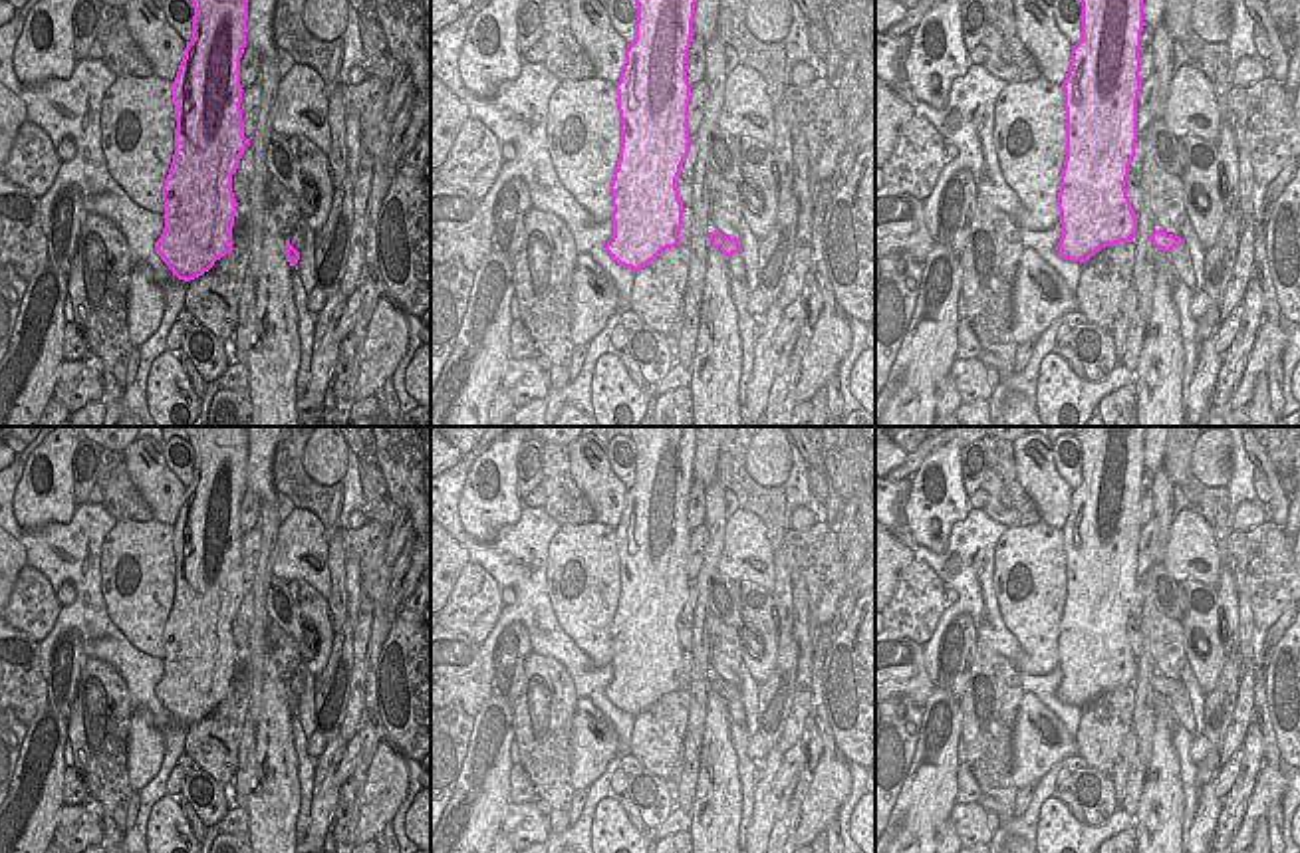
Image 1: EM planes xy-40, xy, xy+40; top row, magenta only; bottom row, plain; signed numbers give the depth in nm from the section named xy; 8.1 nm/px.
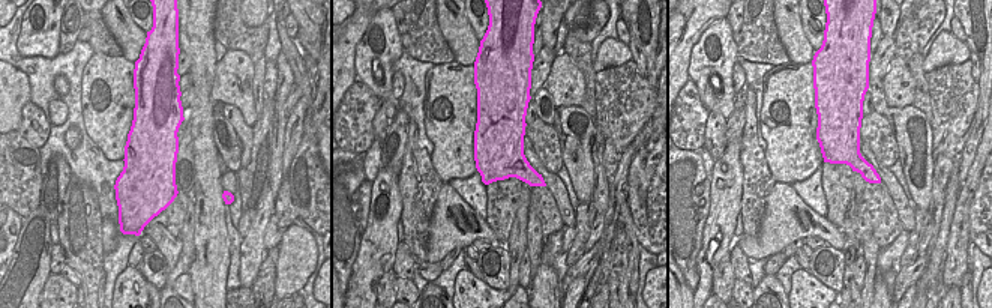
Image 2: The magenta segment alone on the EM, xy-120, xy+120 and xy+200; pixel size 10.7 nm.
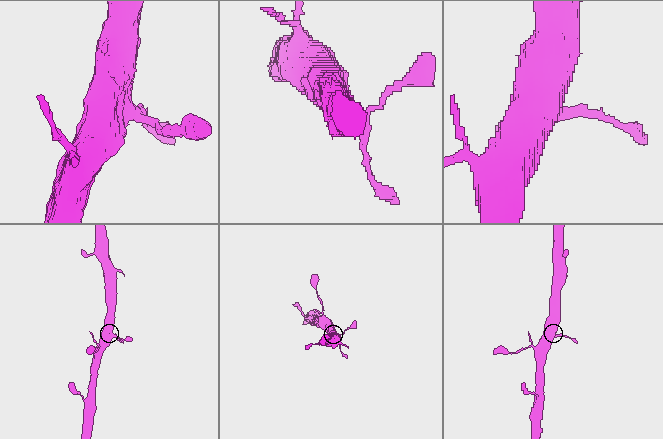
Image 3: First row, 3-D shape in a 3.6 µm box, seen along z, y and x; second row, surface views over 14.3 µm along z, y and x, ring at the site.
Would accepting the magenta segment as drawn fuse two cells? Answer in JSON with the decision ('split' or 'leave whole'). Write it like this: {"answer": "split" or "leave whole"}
{"answer": "leave whole"}

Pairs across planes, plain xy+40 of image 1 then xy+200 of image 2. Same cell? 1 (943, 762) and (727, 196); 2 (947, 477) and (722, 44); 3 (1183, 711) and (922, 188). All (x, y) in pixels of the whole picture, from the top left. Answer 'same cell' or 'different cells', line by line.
1: same cell
2: same cell
3: different cells

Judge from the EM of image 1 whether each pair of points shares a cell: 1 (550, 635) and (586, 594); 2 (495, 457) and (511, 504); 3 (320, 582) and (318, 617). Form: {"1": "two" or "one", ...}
{"1": "two", "2": "one", "3": "two"}

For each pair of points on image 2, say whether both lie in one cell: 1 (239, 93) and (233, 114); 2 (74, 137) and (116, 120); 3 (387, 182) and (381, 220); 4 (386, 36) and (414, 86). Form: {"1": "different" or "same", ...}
{"1": "different", "2": "different", "3": "same", "4": "different"}

